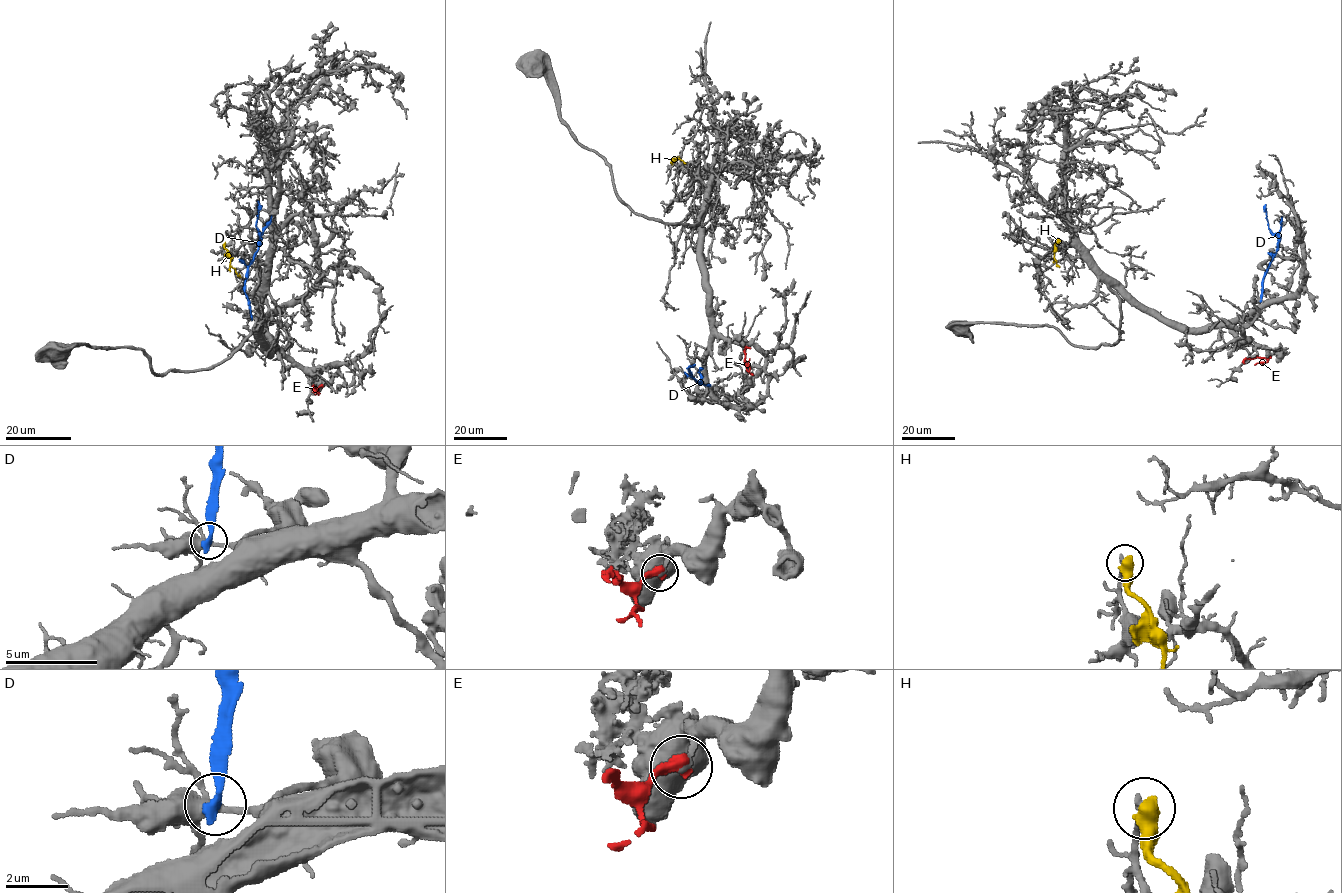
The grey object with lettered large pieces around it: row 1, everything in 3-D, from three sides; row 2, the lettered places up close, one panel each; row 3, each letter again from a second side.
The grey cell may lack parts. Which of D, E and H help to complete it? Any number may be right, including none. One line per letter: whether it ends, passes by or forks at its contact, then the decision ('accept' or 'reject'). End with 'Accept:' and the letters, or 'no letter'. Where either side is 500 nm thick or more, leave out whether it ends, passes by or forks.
D: it ends; reject
E: it ends; reject
H: reject
Accept: no letter

